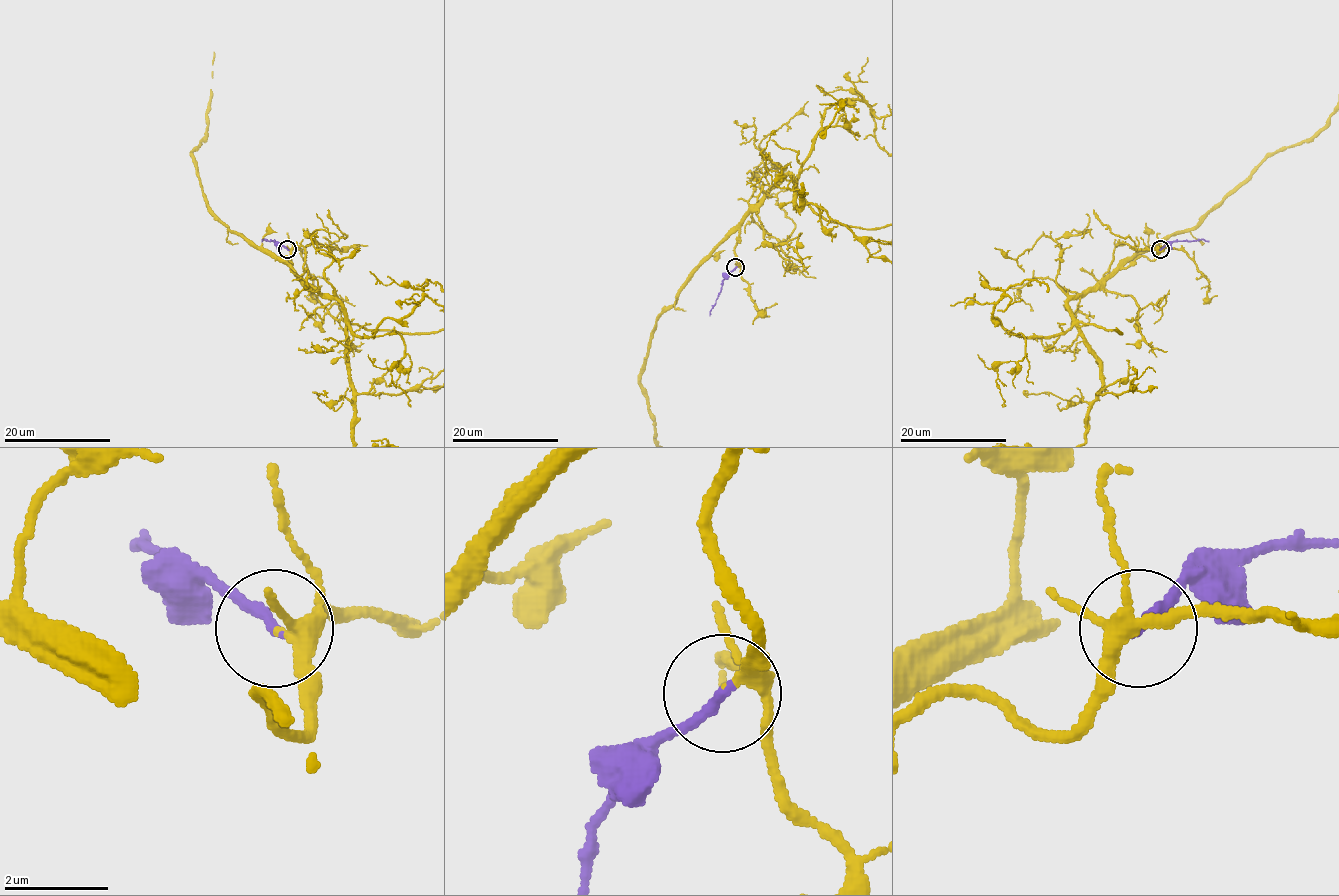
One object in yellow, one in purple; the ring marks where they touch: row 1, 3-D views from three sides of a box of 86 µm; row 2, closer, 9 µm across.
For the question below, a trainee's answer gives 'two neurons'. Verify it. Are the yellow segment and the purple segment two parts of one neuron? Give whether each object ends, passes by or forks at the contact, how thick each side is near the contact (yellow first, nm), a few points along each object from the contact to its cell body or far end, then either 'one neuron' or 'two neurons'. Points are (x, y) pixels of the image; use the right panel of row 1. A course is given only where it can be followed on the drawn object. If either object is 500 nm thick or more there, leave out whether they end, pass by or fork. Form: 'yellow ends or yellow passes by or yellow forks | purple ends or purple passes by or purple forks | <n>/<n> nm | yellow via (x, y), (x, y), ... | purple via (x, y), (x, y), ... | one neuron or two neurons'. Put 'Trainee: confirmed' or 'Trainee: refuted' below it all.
yellow forks | purple ends | 220/200 nm | purple via (1161, 249), (1174, 241), (1209, 241) | one neuron
Trainee: refuted

